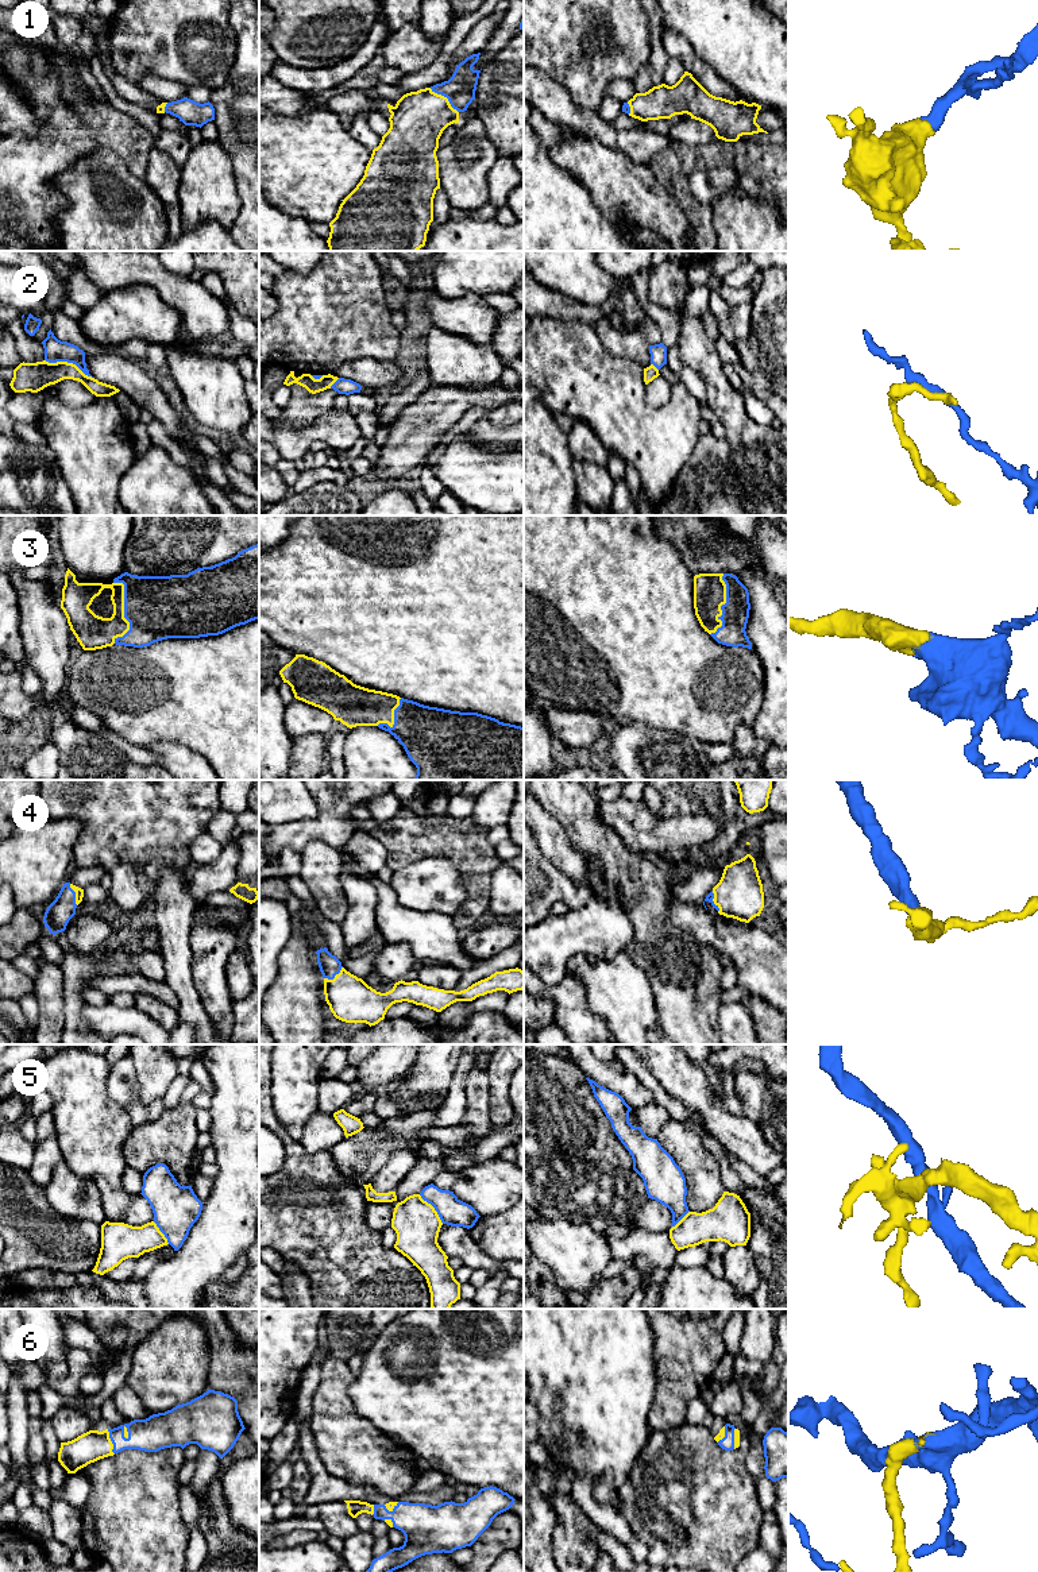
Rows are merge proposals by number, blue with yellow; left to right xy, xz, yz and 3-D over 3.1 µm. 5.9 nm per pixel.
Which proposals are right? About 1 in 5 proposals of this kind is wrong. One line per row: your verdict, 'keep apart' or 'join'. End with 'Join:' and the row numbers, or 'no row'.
1: join
2: keep apart
3: join
4: join
5: keep apart
6: join
Join: 1, 3, 4, 6

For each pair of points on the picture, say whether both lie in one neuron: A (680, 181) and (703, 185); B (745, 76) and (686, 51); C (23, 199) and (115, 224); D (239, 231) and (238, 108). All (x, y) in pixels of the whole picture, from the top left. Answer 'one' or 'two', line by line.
A: two
B: two
C: two
D: one

